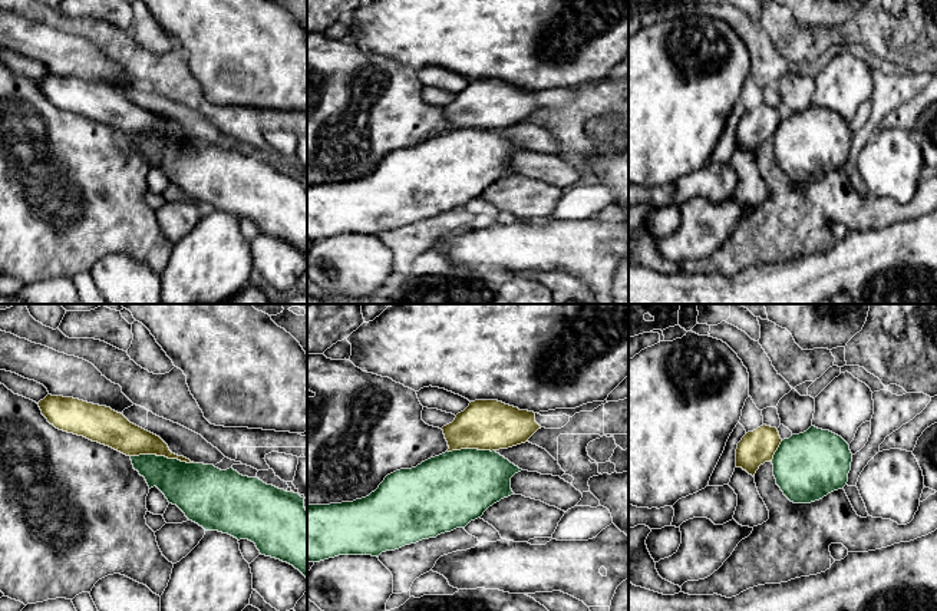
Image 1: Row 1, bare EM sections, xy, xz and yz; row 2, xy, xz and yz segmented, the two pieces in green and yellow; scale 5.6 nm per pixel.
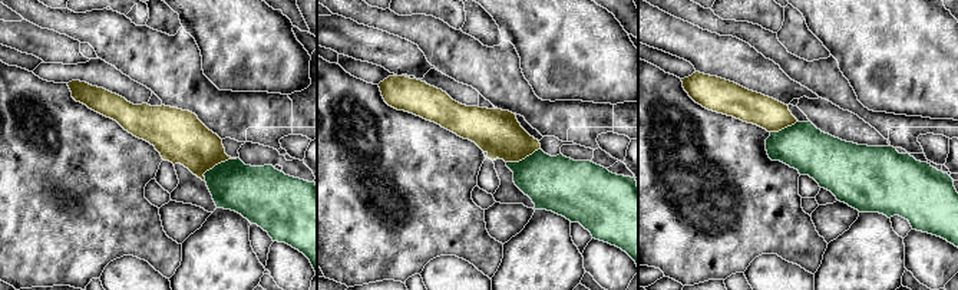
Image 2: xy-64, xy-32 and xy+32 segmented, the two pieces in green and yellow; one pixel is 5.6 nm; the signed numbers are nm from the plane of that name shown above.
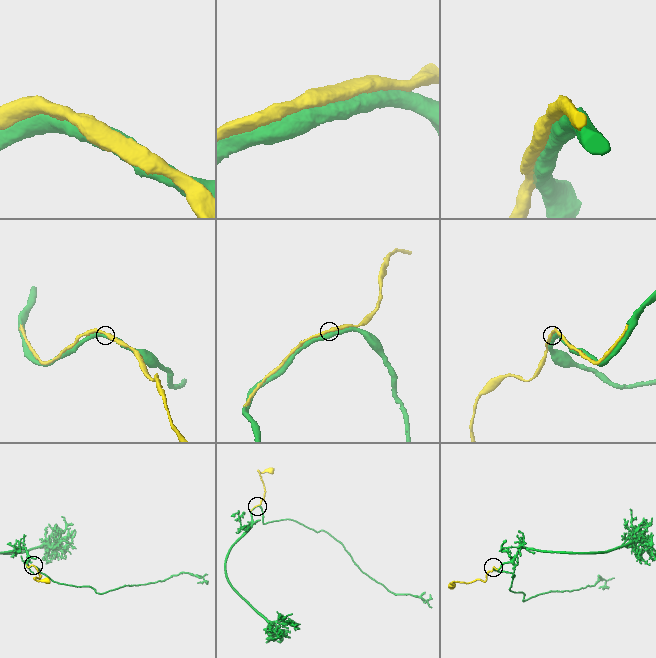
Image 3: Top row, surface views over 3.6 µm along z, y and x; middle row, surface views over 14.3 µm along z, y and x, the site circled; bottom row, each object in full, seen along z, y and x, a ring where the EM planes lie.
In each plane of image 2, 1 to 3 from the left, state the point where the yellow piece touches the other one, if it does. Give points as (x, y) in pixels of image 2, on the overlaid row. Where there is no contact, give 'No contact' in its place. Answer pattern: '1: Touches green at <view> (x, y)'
1: Touches green at xy-64 (218, 164)
2: Touches green at xy-32 (522, 160)
3: Touches green at xy+32 (785, 128)

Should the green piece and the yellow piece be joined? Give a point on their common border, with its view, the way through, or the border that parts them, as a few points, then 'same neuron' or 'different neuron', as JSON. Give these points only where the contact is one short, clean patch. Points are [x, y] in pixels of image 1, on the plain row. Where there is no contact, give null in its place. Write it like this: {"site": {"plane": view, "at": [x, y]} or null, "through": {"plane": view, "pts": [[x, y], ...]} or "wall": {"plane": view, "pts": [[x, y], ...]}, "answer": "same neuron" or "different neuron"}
{"site": {"plane": "xy", "at": [162, 135]}, "answer": "same neuron"}

